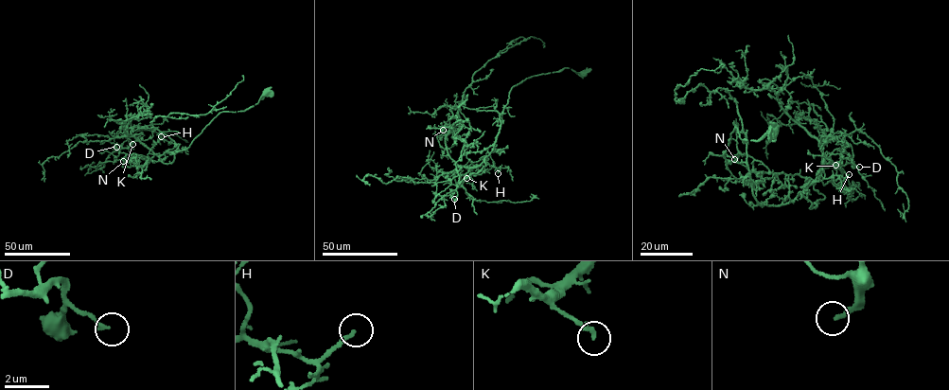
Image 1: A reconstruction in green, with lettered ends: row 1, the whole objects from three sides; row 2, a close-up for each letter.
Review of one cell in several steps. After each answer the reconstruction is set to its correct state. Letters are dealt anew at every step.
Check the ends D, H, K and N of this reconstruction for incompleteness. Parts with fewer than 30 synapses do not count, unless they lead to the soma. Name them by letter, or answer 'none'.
N

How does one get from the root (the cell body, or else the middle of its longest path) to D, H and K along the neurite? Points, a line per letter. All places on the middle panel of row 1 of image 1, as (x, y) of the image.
D: (585, 74), (565, 68), (532, 76), (512, 87), (500, 116), (493, 150), (484, 161), (461, 175), (454, 199)
H: (585, 74), (565, 68), (532, 76), (512, 87), (500, 116), (493, 150), (484, 160), (498, 173)
K: (585, 74), (565, 68), (532, 76), (512, 87), (500, 116), (493, 150), (465, 172), (466, 178)

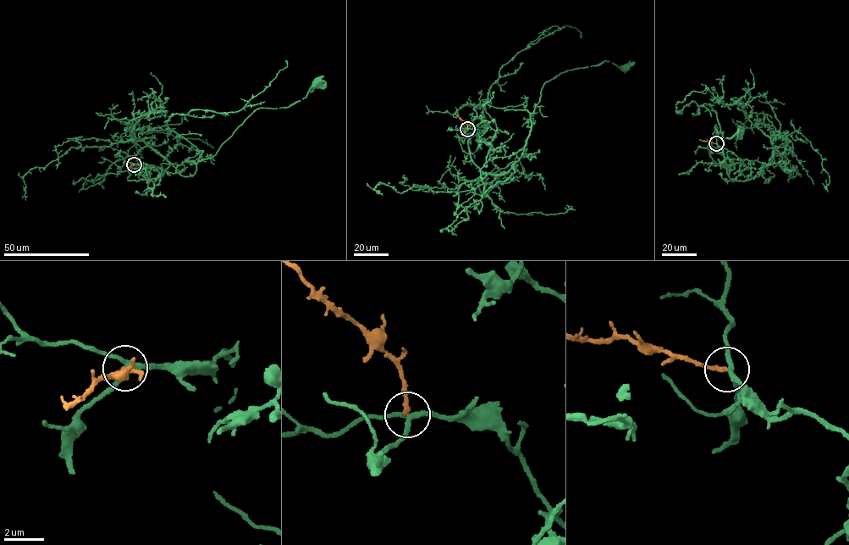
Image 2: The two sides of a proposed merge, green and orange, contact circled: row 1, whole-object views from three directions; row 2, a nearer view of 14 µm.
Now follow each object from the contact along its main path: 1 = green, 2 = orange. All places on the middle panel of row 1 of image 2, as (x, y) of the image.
1: (467, 129), (489, 147), (480, 172), (484, 194), (515, 172), (545, 83), (604, 61), (627, 68)
2: (467, 129), (466, 124), (456, 114)

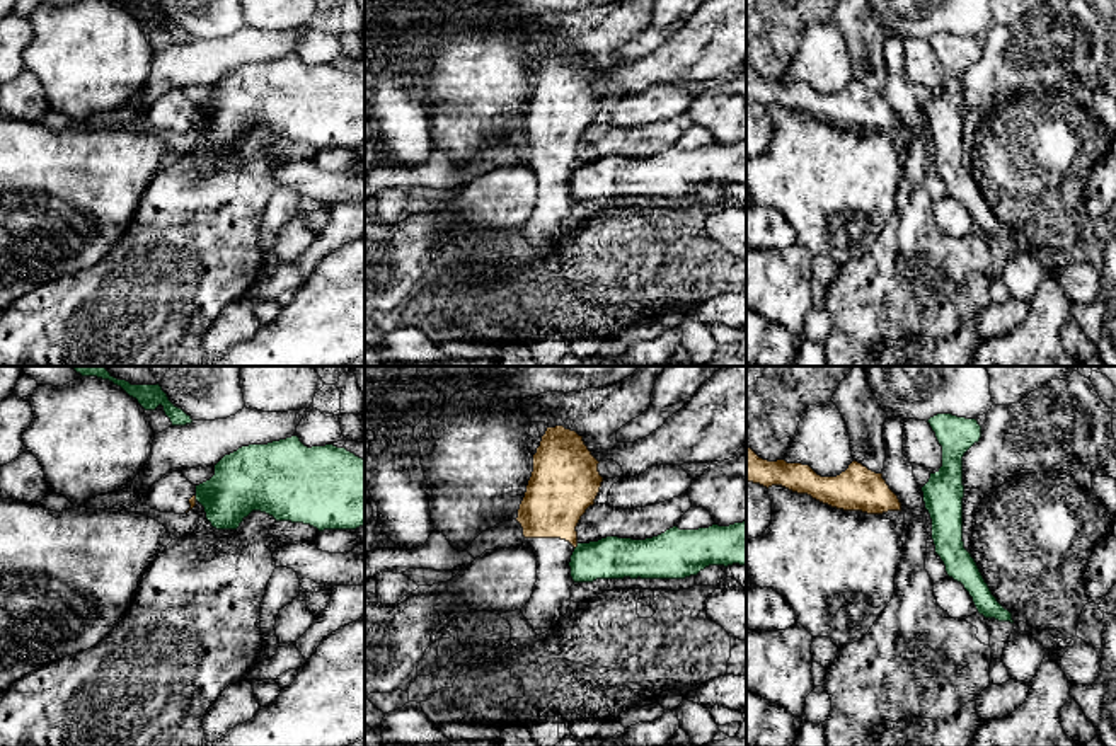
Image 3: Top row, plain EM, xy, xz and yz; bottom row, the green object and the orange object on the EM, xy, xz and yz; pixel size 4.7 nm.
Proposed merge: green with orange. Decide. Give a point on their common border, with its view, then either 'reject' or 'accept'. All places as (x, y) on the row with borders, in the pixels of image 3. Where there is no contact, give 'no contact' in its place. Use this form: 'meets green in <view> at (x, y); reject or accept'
meets green in xz at (576, 547); reject

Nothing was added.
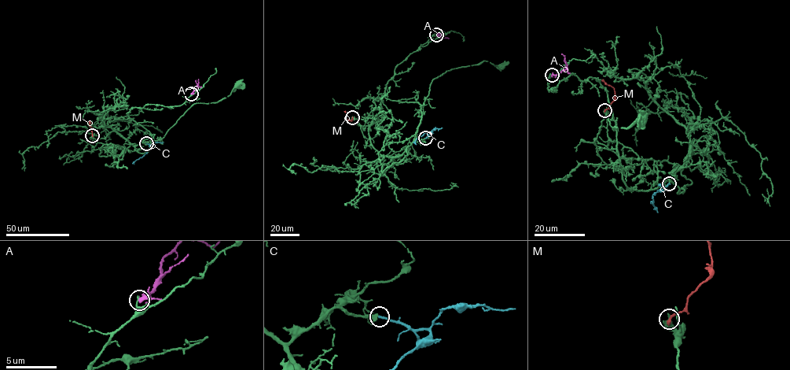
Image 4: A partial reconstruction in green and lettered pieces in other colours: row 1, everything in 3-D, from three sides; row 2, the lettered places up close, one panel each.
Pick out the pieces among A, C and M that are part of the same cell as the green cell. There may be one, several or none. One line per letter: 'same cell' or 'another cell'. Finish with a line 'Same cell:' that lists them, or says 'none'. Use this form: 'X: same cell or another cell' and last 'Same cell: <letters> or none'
A: another cell
C: same cell
M: another cell
Same cell: C

